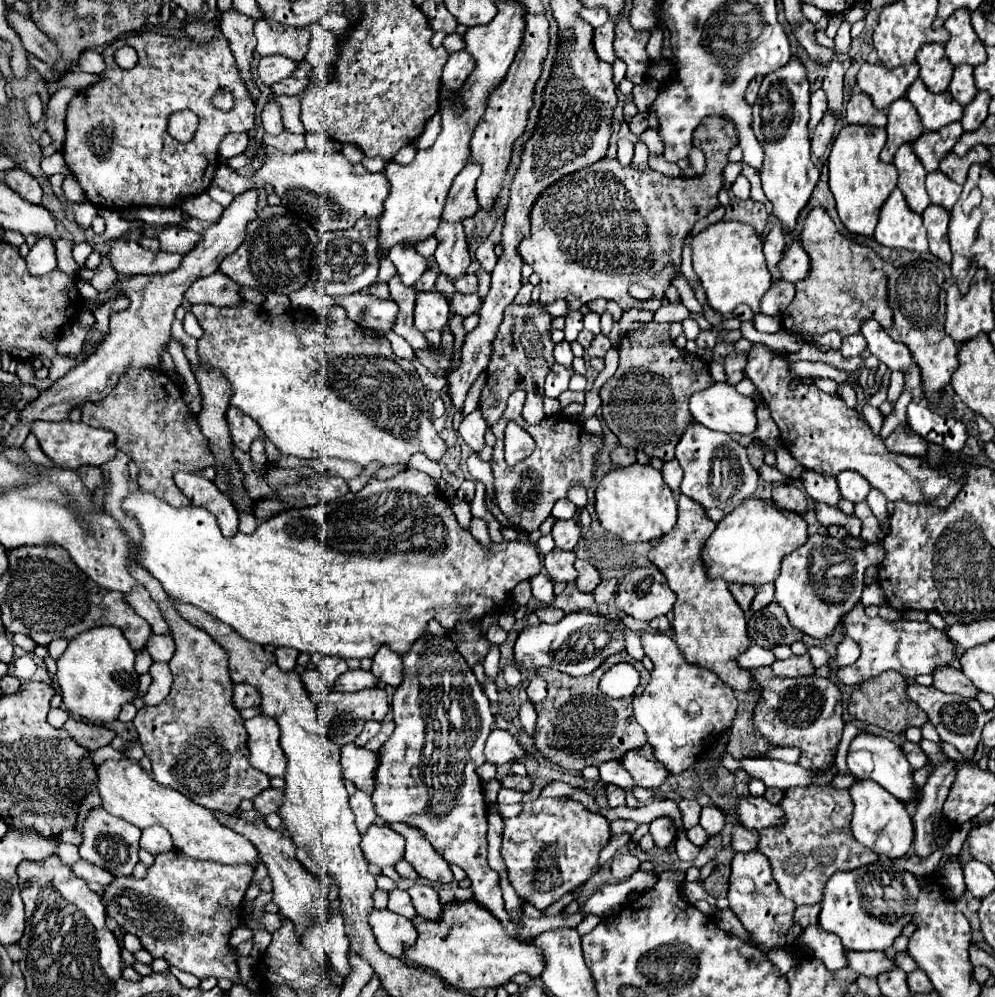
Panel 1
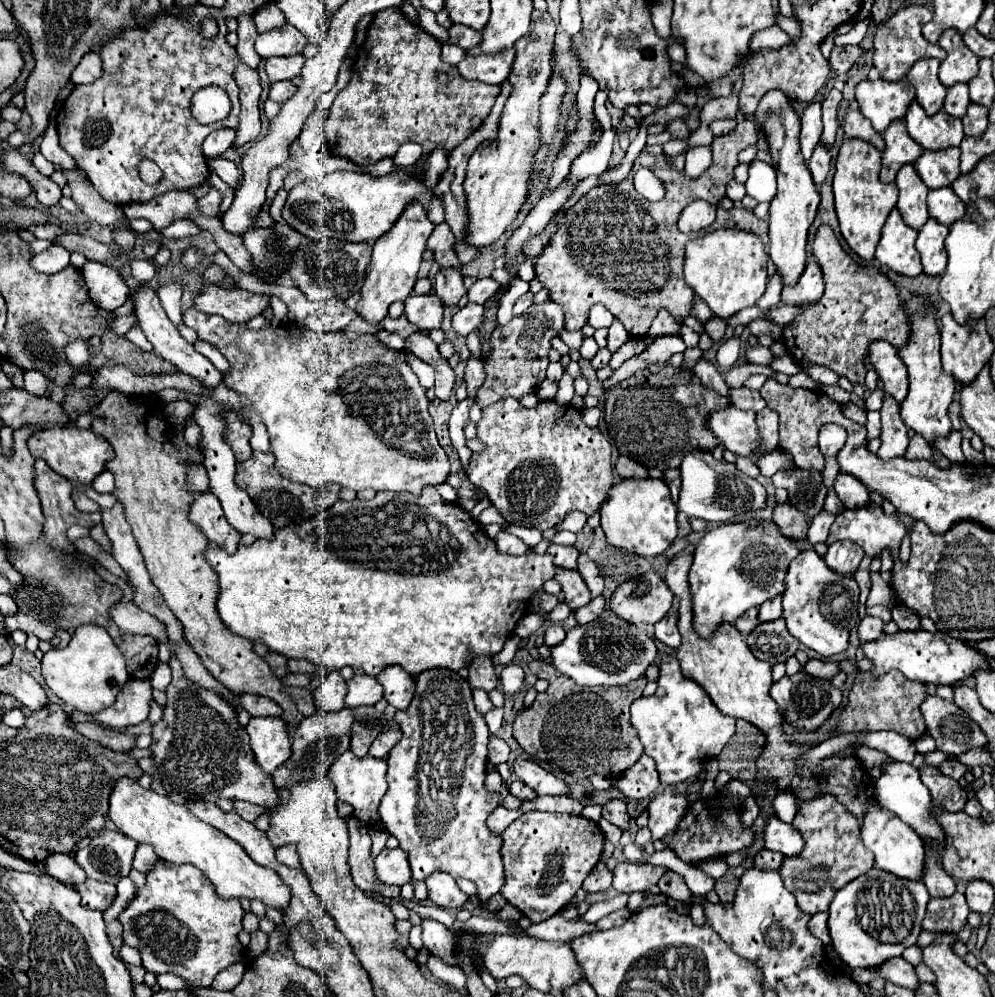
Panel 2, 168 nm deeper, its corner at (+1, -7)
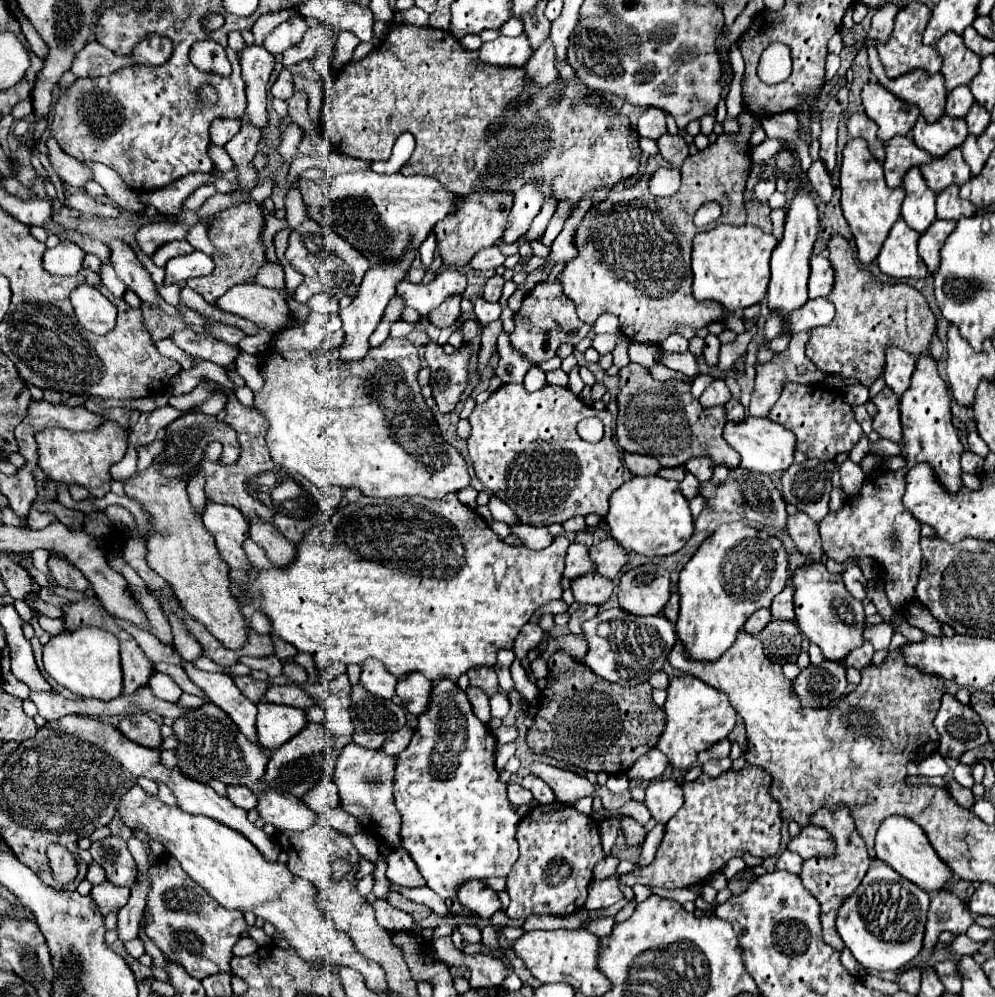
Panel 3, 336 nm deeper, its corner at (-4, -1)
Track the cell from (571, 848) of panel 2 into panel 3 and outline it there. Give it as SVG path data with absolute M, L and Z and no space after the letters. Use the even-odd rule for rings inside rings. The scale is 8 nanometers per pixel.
M538 804L526 816L522 816L516 840L520 844L520 858L508 874L510 906L506 916L568 916L582 910L588 896L588 886L592 882L592 870L602 858L606 858L606 852L600 844L598 824L570 804Z

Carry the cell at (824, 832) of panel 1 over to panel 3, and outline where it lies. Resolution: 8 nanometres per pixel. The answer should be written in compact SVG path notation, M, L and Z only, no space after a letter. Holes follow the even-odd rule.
M840 806L838 810L830 810L830 808L822 808L812 816L812 824L826 828L836 842L836 856L834 858L810 858L804 862L802 866L802 884L804 888L808 888L808 892L820 902L822 912L830 912L830 910L838 910L844 900L858 888L858 884L862 882L864 874L870 868L872 858L866 852L864 840L860 838L860 834L854 828L854 820L848 812L848 808Z

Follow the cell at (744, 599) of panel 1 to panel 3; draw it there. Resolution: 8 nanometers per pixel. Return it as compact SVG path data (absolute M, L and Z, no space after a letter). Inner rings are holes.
M756 610L756 614L752 614L752 618L748 618L748 622L744 624L744 632L756 636L760 630L764 630L764 626L772 620L770 610Z

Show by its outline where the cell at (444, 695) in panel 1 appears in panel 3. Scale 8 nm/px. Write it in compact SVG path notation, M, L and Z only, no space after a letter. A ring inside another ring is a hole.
M450 680L434 684L432 702L426 714L418 718L418 728L410 746L396 756L394 798L402 814L402 846L416 862L420 874L438 896L452 898L456 890L470 880L506 876L518 860L518 842L514 838L520 816L506 798L506 784L498 780L494 766L496 738L474 716L466 694Z

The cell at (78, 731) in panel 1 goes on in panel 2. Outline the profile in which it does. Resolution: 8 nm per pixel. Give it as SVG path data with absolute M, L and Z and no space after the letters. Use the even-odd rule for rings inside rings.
M83 722L83 724L71 724L71 726L77 734L81 734L87 740L93 740L93 742L97 742L97 744L113 750L113 752L127 752L135 744L135 736L111 730L107 726L95 724L95 722Z

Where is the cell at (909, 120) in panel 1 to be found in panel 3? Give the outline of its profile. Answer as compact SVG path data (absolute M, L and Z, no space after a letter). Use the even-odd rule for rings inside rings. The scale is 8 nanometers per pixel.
M896 136L886 144L886 158L882 162L886 184L890 188L900 188L904 174L914 168L932 162L932 156L920 150L912 138L908 136Z

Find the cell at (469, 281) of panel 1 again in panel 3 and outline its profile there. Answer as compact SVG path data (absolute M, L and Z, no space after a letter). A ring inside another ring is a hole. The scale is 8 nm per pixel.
M492 276L484 286L484 300L498 302L500 296L502 296L502 286L504 286L504 278L502 276Z

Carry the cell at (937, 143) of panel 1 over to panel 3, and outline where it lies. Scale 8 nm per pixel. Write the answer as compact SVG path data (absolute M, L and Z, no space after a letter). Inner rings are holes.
M960 148L950 150L944 158L934 160L932 164L920 166L920 172L922 172L928 188L934 194L940 194L950 184L962 186L964 182L970 180L970 168L968 168L968 164L962 158Z

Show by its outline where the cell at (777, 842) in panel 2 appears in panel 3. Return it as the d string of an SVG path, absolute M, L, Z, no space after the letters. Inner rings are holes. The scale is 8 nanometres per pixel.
M806 826L802 828L800 836L792 838L788 844L788 850L798 852L804 860L808 858L832 858L834 854L834 842L832 836L828 836L828 830L820 826Z

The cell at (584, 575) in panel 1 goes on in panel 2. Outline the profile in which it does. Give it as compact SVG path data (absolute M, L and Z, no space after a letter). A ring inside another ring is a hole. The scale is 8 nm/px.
M581 554L579 556L579 564L577 564L577 572L583 576L587 588L591 590L591 596L599 596L603 592L603 578L595 566L593 560L589 560L587 554Z

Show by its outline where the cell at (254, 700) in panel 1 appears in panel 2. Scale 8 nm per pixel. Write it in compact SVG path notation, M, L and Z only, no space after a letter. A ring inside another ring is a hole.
M241 694L239 696L239 706L245 708L251 716L281 716L281 708L265 696Z

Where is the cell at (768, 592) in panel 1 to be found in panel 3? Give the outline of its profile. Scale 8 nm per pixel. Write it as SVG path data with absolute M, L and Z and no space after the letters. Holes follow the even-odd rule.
M788 584L772 602L770 606L772 616L778 620L790 620L796 622L796 614L794 614L794 586Z

